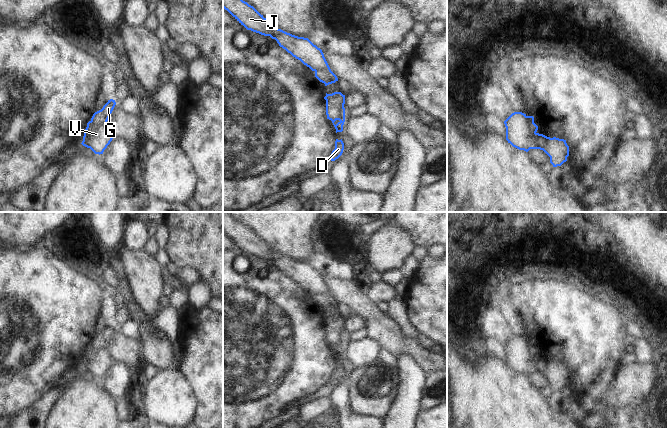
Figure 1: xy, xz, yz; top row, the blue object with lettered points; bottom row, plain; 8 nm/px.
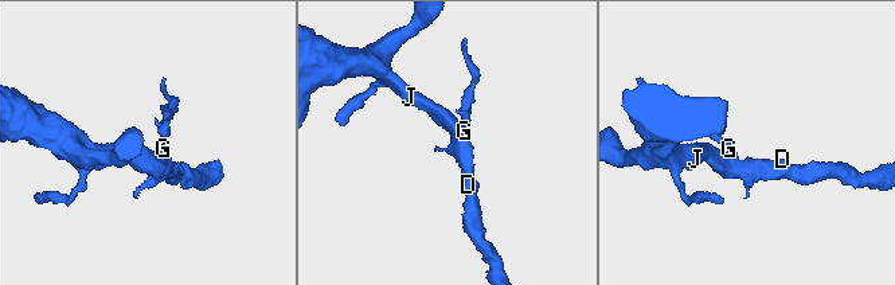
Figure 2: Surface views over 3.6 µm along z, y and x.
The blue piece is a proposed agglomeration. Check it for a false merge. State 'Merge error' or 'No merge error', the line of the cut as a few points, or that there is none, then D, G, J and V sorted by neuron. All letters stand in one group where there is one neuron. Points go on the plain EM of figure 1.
Merge error. Split along yz (526, 340), (529, 352), (535, 356). Groups: D J V / G

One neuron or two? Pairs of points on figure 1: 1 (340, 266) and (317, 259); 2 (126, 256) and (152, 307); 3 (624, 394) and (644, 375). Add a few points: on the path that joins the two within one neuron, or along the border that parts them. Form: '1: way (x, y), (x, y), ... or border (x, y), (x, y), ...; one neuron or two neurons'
1: way (334, 266), (323, 262); one neuron
2: way (139, 269), (144, 276), (146, 294); one neuron
3: way (629, 389), (639, 379); one neuron

